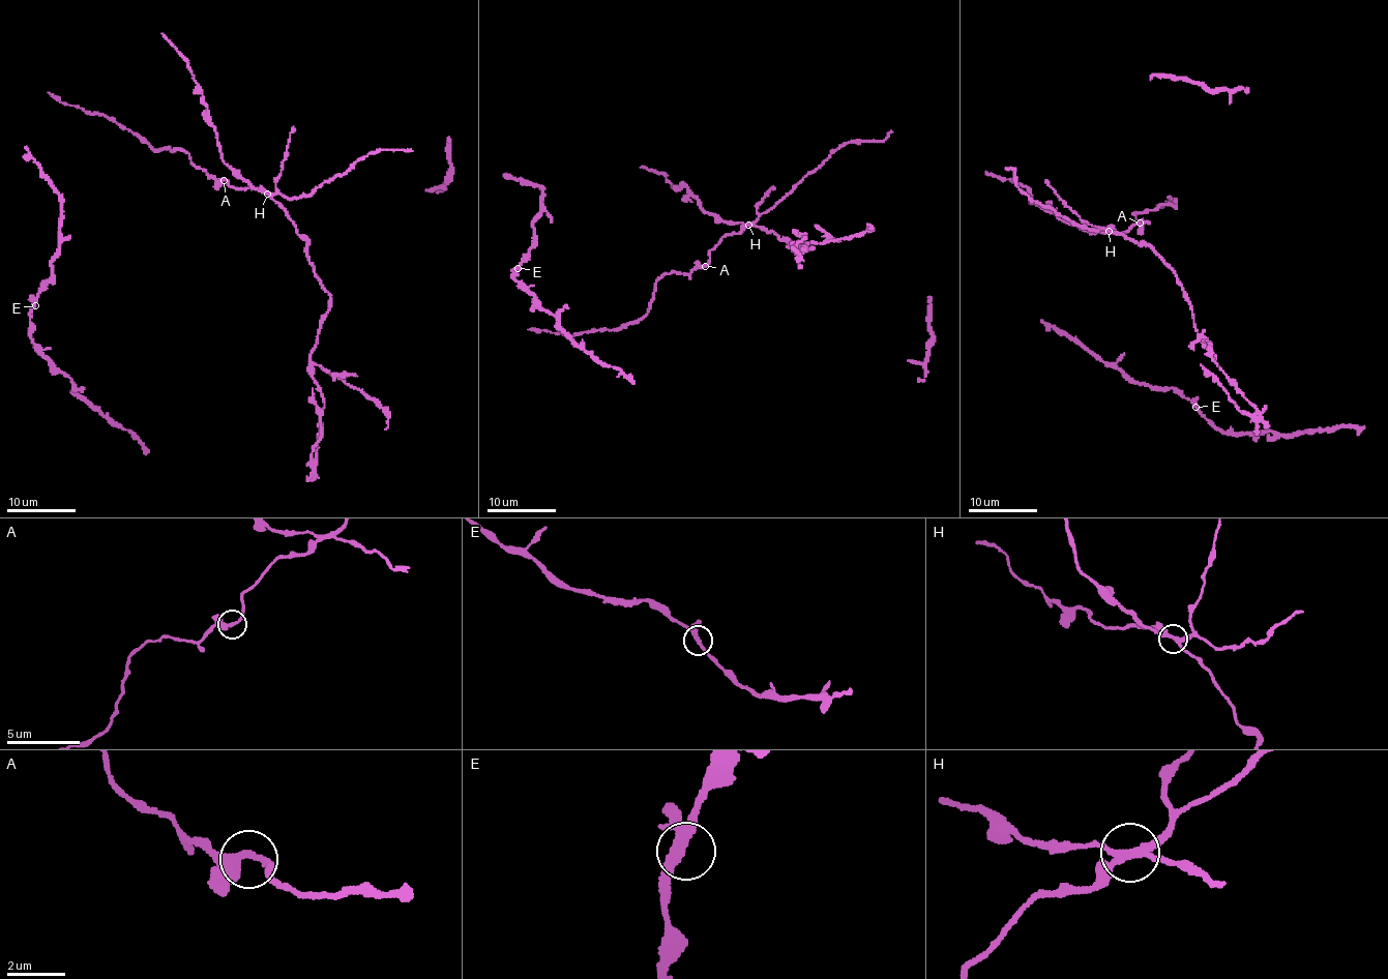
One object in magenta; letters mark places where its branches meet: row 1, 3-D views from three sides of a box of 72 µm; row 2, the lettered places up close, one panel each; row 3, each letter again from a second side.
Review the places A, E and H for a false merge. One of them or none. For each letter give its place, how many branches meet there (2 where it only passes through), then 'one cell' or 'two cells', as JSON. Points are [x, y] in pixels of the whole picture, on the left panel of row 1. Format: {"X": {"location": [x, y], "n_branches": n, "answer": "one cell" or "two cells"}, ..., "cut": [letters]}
{"A": {"location": [224, 180], "n_branches": 3, "answer": "one cell"}, "E": {"location": [35, 305], "n_branches": 4, "answer": "one cell"}, "H": {"location": [267, 194], "n_branches": 4, "answer": "two cells"}, "cut": ["H"]}

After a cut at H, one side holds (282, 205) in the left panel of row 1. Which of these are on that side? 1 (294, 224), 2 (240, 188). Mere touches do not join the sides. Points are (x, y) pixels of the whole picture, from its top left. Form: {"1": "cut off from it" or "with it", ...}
{"1": "with it", "2": "cut off from it"}

